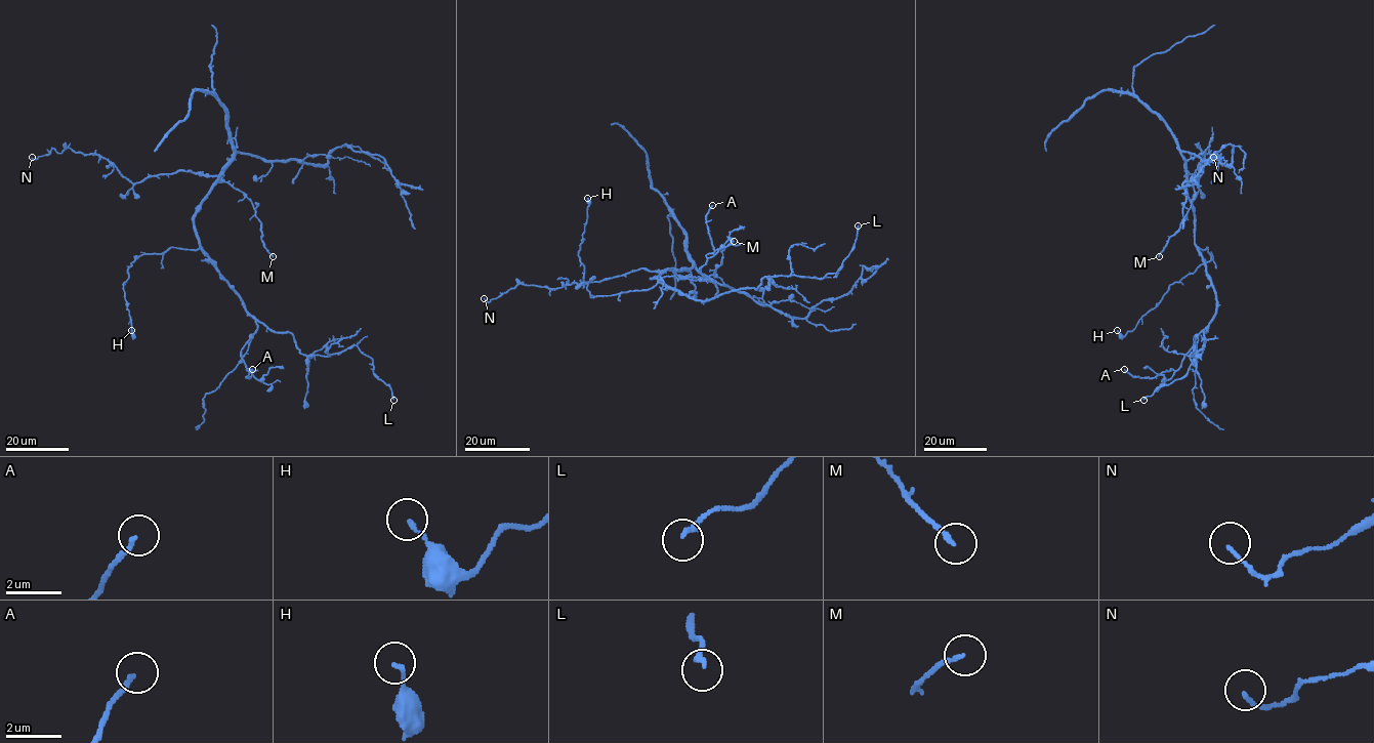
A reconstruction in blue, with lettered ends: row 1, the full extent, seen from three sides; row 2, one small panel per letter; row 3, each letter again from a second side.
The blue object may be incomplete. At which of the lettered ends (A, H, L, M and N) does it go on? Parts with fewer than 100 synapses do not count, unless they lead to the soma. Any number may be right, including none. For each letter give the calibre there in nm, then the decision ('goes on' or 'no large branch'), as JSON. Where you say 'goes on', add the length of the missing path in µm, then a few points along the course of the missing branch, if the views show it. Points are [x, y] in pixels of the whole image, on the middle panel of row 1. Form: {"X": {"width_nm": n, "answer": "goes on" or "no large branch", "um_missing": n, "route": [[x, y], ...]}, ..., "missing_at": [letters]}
{"A": {"width_nm": 160, "answer": "no large branch"}, "H": {"width_nm": 130, "answer": "no large branch"}, "L": {"width_nm": 180, "answer": "no large branch"}, "M": {"width_nm": 150, "answer": "no large branch"}, "N": {"width_nm": 120, "answer": "no large branch"}, "missing_at": []}

